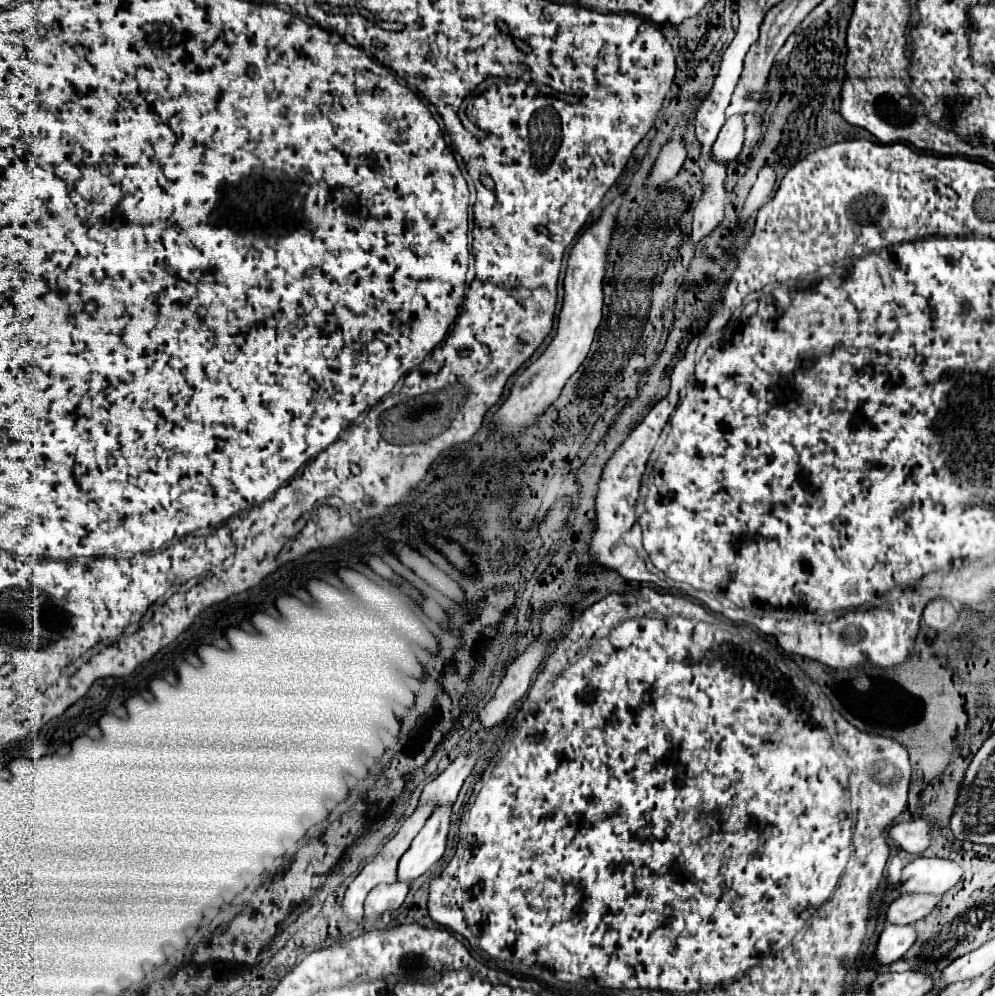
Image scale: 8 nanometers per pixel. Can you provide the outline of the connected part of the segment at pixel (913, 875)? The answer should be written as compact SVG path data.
M918 857L902 869L900 893L942 893L962 879L962 867L952 859Z

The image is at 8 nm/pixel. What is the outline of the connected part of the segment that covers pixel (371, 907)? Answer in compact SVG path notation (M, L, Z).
M392 883L392 885L378 885L374 887L366 901L364 901L364 913L366 917L376 917L386 911L396 911L408 895L408 883Z

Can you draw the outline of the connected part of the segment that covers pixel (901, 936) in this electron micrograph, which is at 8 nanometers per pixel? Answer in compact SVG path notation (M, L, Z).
M886 925L880 933L878 949L874 953L876 963L888 965L892 961L898 961L904 957L904 953L914 945L918 933L916 927L910 925Z

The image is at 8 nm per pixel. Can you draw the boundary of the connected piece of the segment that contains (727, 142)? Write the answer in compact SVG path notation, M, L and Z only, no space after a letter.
M734 115L724 123L724 127L714 143L714 149L712 149L712 157L720 165L730 165L732 161L736 161L736 157L742 149L742 143L744 143L744 125L742 123L744 123L742 115Z

